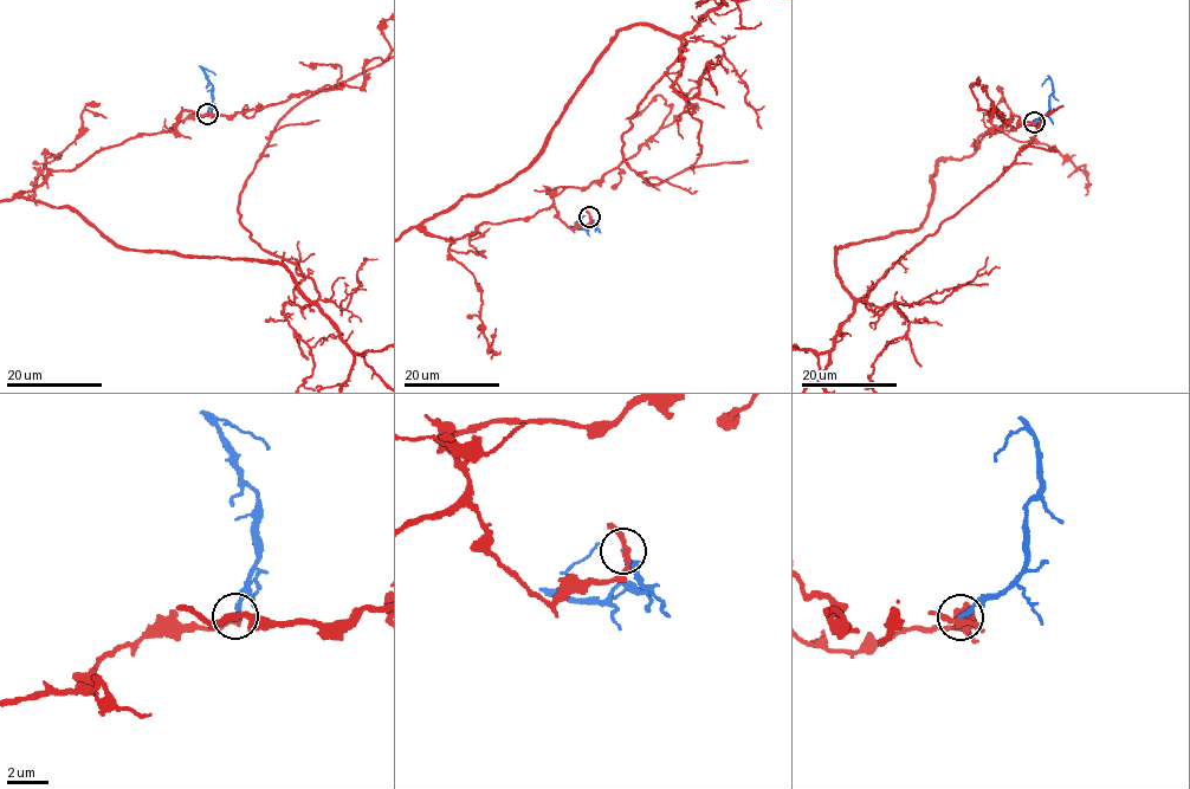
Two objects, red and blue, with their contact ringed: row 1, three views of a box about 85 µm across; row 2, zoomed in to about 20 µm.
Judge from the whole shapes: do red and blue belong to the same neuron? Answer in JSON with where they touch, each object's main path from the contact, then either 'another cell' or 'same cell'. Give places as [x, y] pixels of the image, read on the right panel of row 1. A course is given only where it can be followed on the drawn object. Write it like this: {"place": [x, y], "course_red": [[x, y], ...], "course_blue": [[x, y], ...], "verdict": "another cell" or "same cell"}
{"place": [1034, 122], "course_blue": [[1034, 122], [1048, 111], [1052, 81], [1048, 78], [1042, 85]], "verdict": "another cell"}

